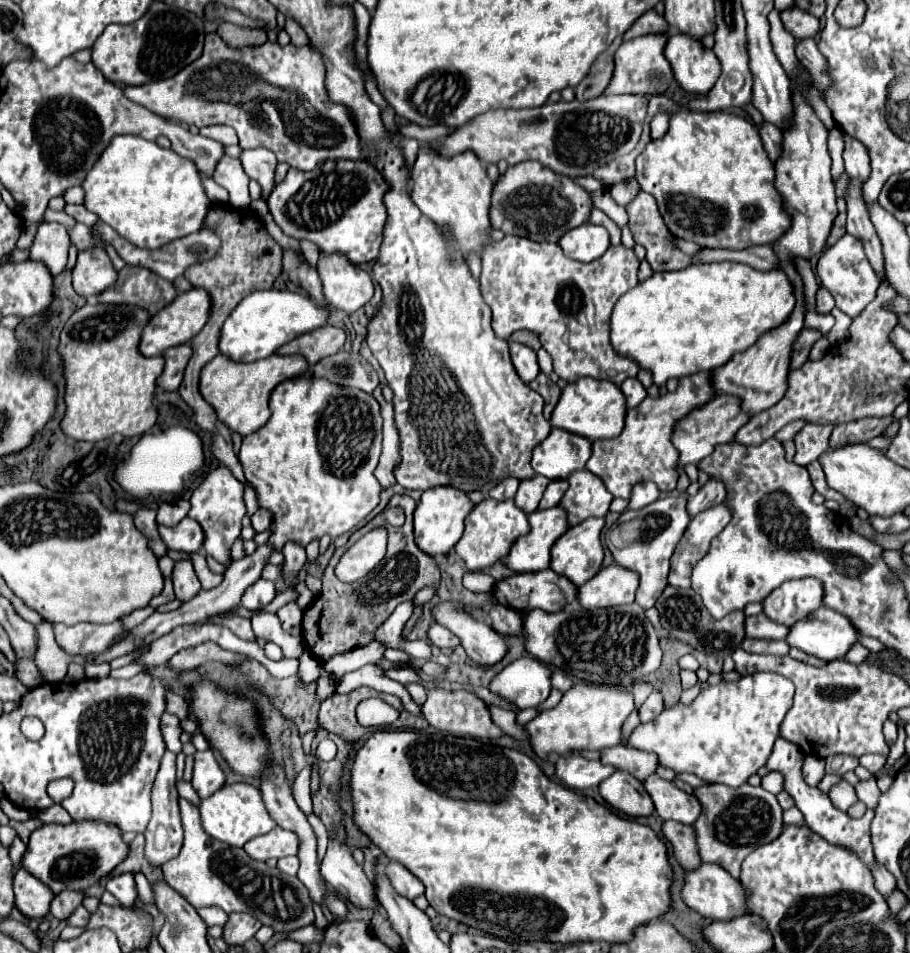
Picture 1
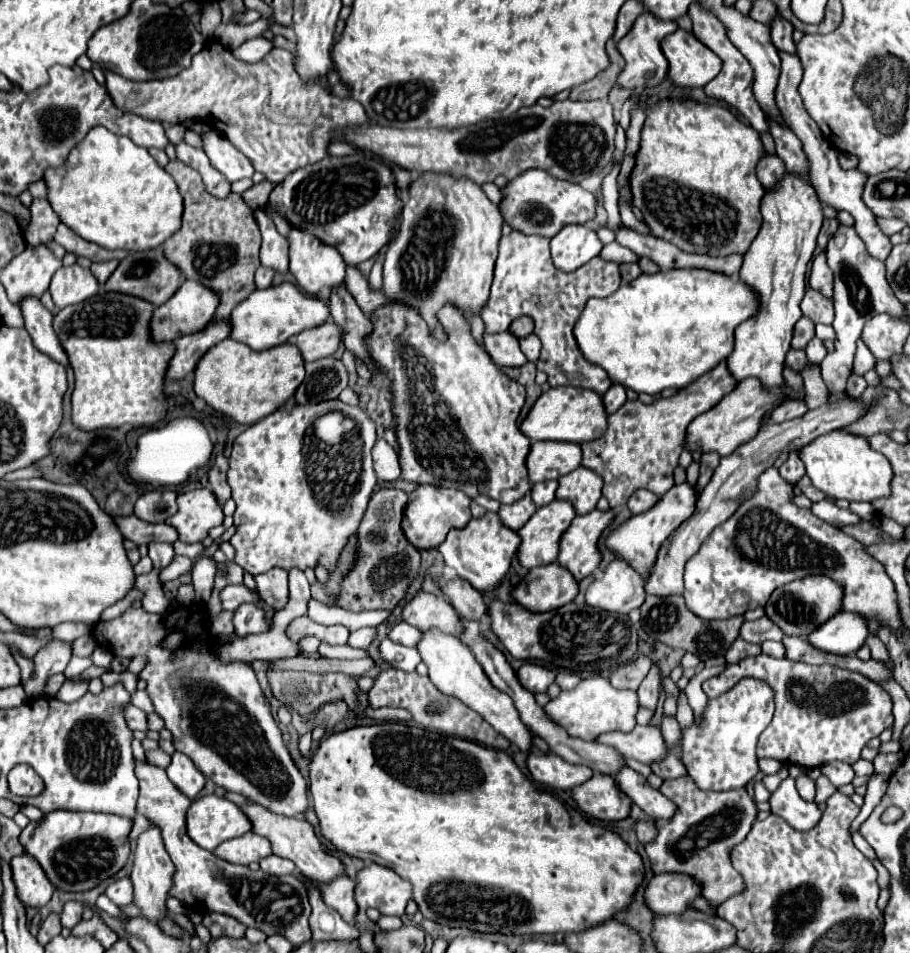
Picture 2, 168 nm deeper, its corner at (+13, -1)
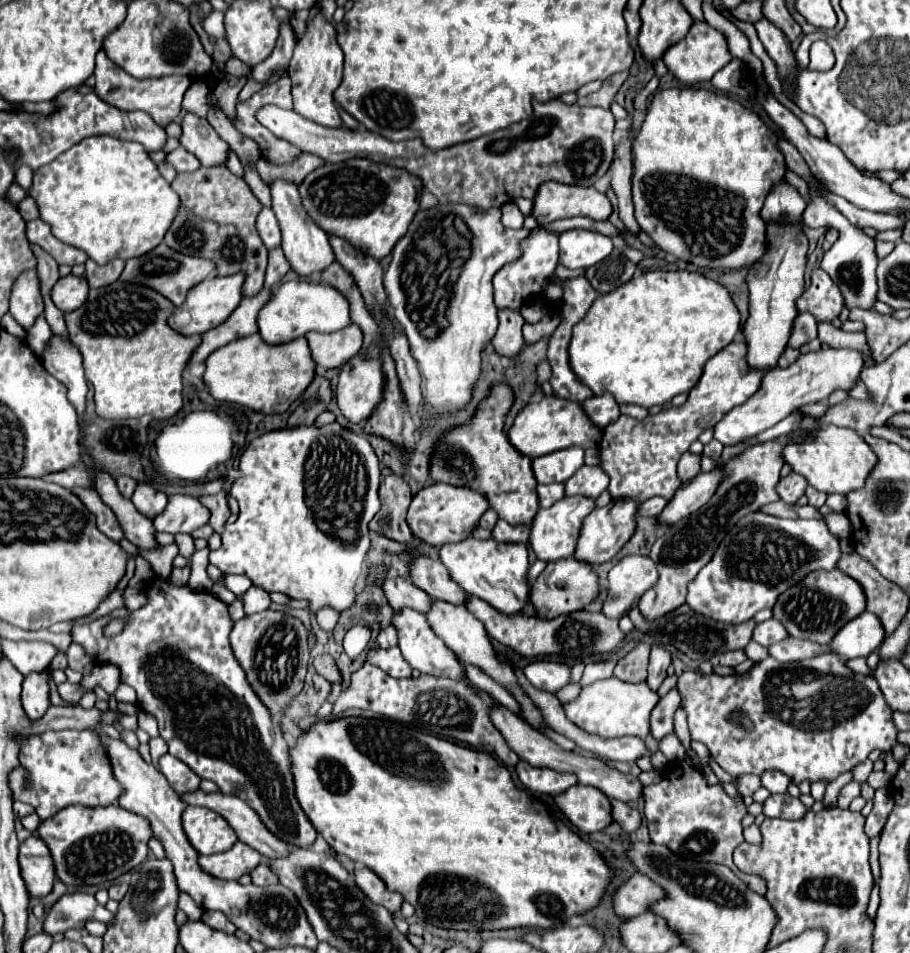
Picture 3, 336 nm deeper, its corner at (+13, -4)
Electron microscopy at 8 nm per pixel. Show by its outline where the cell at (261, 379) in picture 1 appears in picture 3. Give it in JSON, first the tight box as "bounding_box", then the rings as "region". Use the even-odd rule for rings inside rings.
{"bounding_box":[204,334,316,414],"region":[[[250,334],[214,350],[208,356],[204,382],[210,388],[210,394],[220,402],[248,406],[264,414],[282,414],[298,396],[302,396],[314,376],[316,366],[304,336],[286,344],[268,344],[260,334]]]}

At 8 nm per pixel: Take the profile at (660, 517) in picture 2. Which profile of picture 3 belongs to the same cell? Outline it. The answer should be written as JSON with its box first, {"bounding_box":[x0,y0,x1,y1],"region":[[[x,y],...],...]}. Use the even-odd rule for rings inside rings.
{"bounding_box":[658,470,724,524],"region":[[[712,470],[712,472],[700,472],[694,480],[680,486],[674,498],[668,502],[664,512],[658,516],[660,522],[676,524],[678,520],[690,516],[698,508],[702,508],[718,490],[718,484],[722,482],[724,472]]]}

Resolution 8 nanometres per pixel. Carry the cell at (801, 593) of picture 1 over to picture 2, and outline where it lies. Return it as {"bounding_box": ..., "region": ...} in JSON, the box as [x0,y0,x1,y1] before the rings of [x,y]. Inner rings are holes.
{"bounding_box":[766,575,842,635],"region":[[[810,575],[792,583],[786,583],[778,587],[770,601],[766,603],[766,615],[786,633],[786,635],[808,635],[818,625],[822,625],[826,619],[830,619],[834,613],[840,611],[842,605],[842,587],[836,581],[830,581],[822,575]]]}

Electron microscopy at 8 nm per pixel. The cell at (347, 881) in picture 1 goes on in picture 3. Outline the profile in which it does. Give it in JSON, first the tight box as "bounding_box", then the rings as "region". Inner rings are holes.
{"bounding_box":[180,790,290,858],"region":[[[202,790],[186,792],[186,794],[180,794],[180,796],[182,796],[182,802],[186,802],[188,806],[204,806],[204,808],[210,808],[210,810],[218,812],[232,826],[232,830],[236,832],[238,840],[248,844],[250,848],[258,850],[262,856],[266,856],[266,858],[280,858],[280,856],[286,856],[290,852],[290,846],[284,844],[282,840],[278,840],[272,832],[268,832],[268,828],[262,824],[258,814],[244,800],[240,800],[236,796],[222,794],[222,792],[202,792]]]}

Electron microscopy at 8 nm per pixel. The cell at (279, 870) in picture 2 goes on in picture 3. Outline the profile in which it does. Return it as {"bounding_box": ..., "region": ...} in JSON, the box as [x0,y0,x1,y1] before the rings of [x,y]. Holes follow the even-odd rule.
{"bounding_box":[250,864,278,886],"region":[[[258,864],[252,872],[250,872],[252,884],[256,886],[270,886],[270,884],[278,884],[278,876],[266,866],[266,864]]]}

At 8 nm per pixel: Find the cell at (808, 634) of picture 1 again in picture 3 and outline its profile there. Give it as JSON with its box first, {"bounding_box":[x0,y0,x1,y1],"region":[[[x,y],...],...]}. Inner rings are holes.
{"bounding_box":[830,612,886,660],"region":[[[864,612],[850,620],[832,640],[830,648],[842,656],[842,660],[870,656],[882,642],[886,634],[882,622],[872,612]]]}

